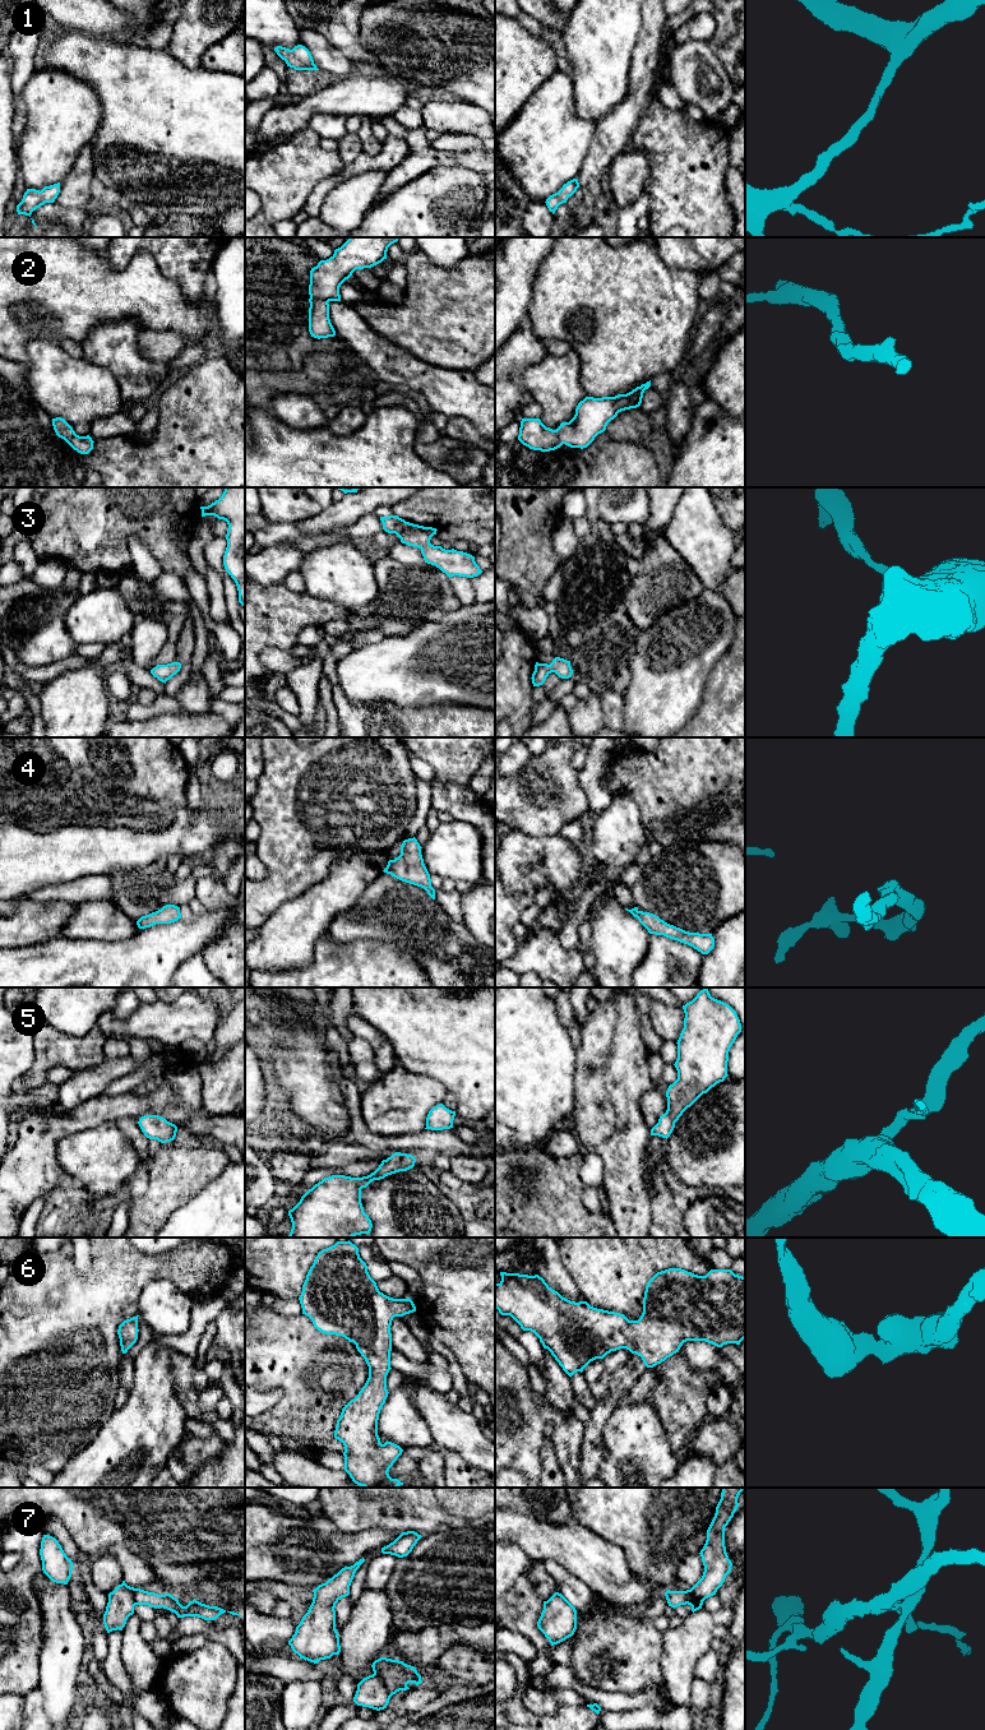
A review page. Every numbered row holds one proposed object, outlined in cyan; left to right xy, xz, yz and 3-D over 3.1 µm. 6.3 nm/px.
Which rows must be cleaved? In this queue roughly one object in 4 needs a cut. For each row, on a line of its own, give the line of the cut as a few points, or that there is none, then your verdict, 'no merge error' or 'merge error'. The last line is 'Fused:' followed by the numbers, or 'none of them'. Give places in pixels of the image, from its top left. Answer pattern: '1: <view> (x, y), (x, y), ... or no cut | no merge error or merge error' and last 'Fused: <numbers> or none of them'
1: no cut | no merge error
2: no cut | no merge error
3: no cut | no merge error
4: no cut | no merge error
5: no cut | no merge error
6: no cut | no merge error
7: xz (374, 1673), (392, 1694) | merge error
Fused: 7

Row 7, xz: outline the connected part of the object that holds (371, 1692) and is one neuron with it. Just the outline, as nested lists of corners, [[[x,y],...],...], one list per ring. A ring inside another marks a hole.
[[[373,1674],[357,1684],[353,1702],[357,1706],[369,1707],[376,1711],[387,1708],[392,1694],[380,1676]]]

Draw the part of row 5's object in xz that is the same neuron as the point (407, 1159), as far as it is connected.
[[[396,1152],[367,1176],[324,1178],[288,1211],[292,1222],[288,1238],[353,1238],[370,1234],[373,1224],[364,1212],[361,1189],[374,1180],[407,1171],[415,1162],[412,1155]]]

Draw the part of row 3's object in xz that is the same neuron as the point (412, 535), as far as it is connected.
[[[398,515],[380,517],[380,521],[385,532],[396,533],[402,543],[418,547],[425,563],[435,565],[449,578],[454,575],[473,578],[482,573],[475,556],[431,545],[430,540],[436,535],[436,528],[413,524]]]

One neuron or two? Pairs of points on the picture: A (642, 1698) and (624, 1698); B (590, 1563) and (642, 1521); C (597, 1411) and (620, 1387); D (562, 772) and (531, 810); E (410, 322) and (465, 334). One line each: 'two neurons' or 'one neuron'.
A: one neuron
B: two neurons
C: one neuron
D: one neuron
E: one neuron

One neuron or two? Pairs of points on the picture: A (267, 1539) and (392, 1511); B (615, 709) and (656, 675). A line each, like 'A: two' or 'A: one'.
A: two
B: two

